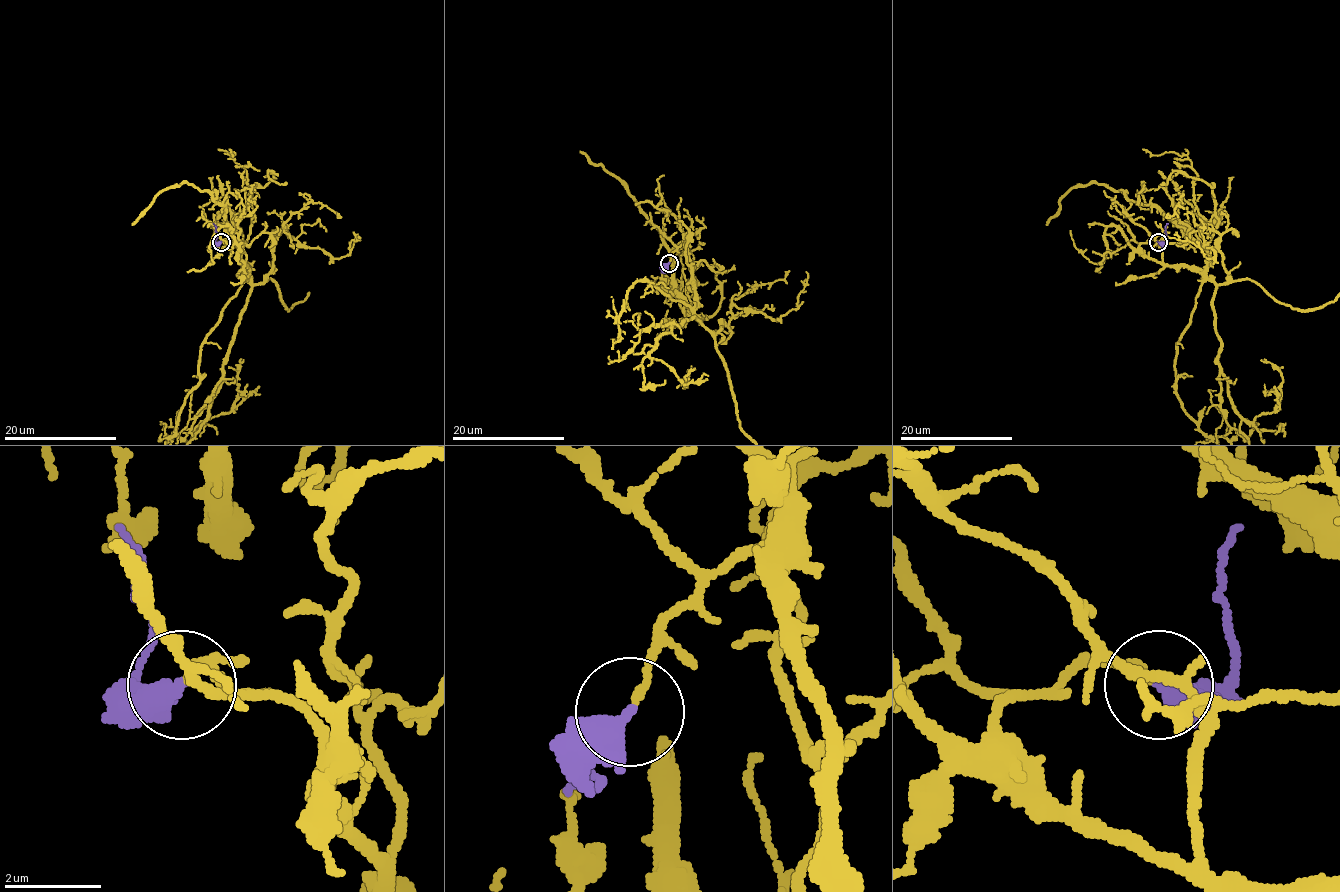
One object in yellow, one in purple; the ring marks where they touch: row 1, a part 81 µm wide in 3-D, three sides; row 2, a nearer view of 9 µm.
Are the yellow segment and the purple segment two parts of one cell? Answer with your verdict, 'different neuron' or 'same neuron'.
same neuron

